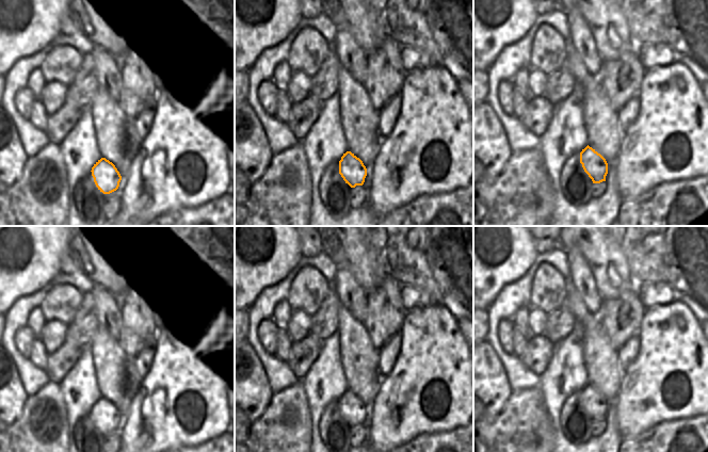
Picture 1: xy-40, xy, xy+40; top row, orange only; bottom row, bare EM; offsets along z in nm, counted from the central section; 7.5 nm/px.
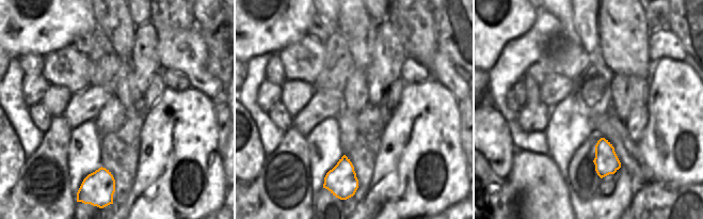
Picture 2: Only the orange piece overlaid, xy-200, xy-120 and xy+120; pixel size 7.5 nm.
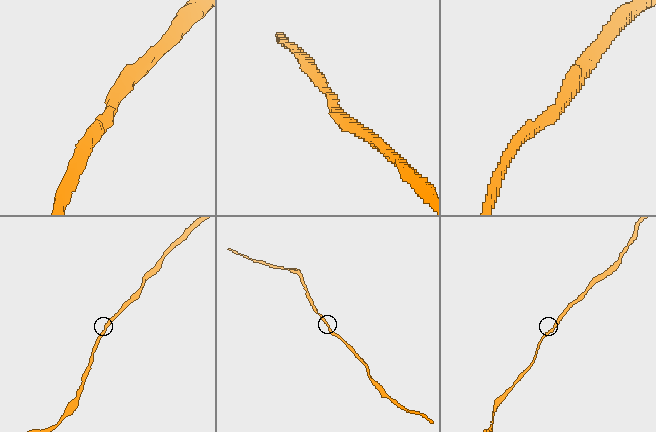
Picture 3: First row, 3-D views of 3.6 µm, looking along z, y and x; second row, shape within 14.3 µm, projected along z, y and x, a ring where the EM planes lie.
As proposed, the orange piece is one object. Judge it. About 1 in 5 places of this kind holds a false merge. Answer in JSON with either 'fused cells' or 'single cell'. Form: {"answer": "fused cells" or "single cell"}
{"answer": "single cell"}

